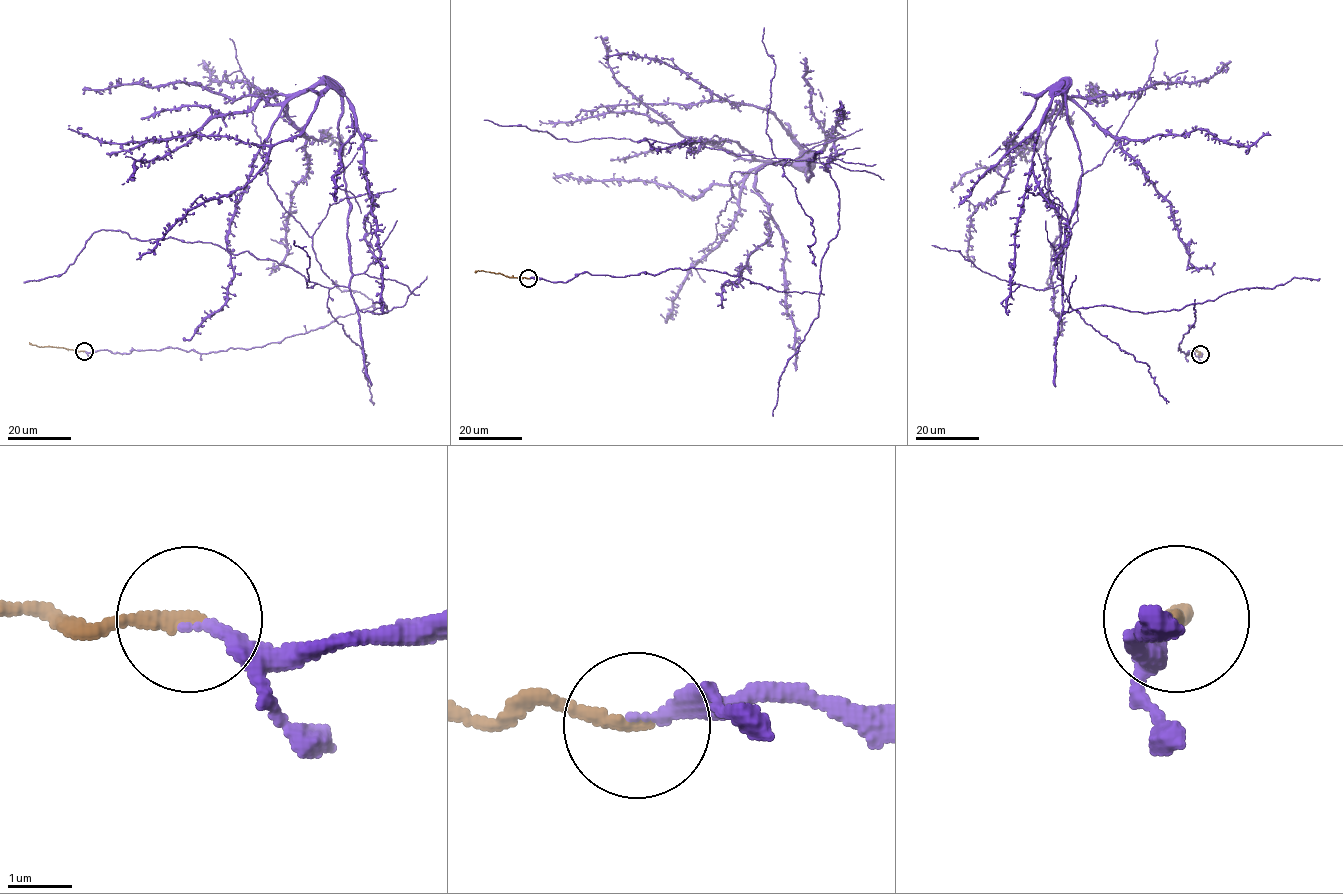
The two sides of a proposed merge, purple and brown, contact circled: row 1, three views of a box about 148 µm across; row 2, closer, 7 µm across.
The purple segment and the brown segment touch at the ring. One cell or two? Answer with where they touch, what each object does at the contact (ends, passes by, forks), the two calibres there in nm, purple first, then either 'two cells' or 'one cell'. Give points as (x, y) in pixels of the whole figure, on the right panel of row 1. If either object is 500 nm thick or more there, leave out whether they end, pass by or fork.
at (1200, 354); purple ends there; brown ends there; 200 nm thick on the purple side, 200 nm on the other; one cell

